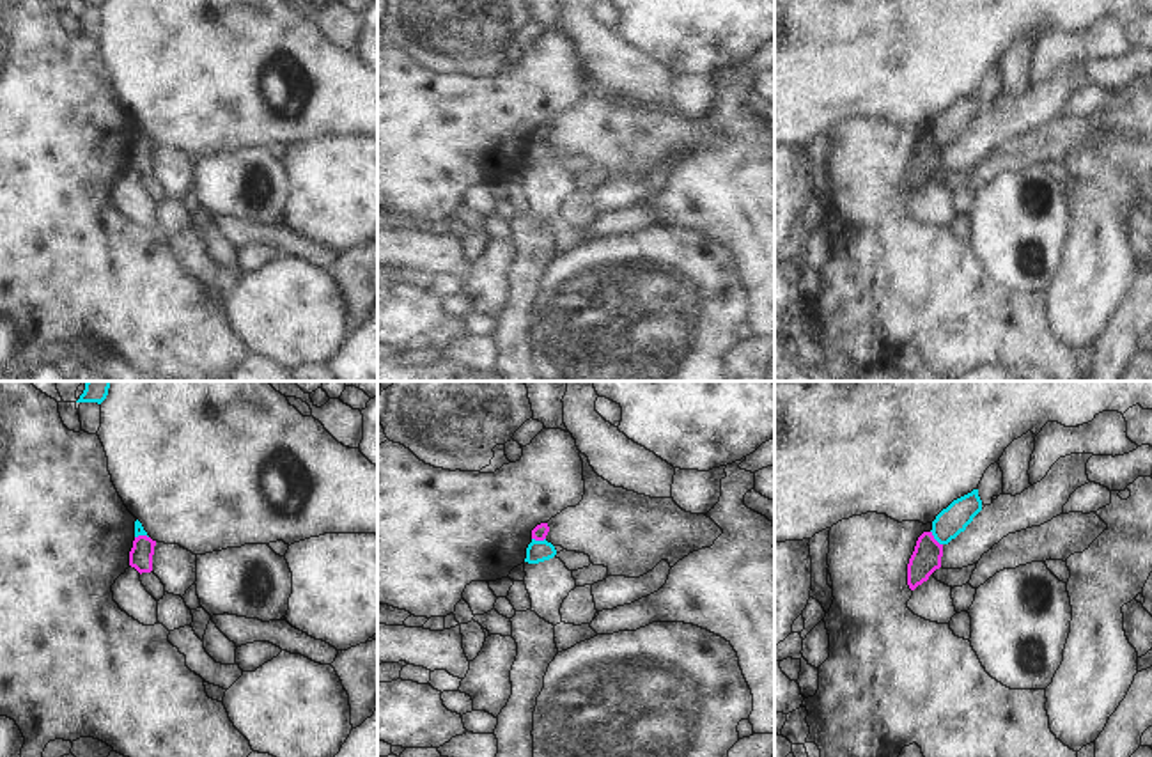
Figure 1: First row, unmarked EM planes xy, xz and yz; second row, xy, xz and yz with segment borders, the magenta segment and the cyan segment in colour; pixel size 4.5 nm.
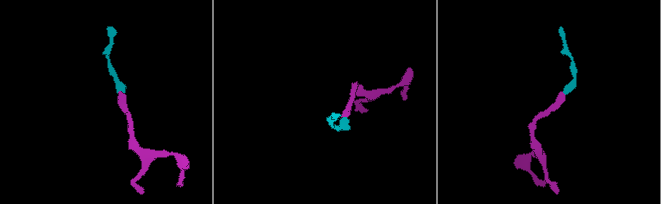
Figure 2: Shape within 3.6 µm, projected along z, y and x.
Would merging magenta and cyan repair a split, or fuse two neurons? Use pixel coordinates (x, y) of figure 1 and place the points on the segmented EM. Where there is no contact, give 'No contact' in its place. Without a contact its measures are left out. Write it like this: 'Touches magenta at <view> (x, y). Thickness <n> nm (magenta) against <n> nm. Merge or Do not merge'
Touches magenta at yz (933, 538). Thickness 140 nm (magenta) against 140 nm. Do not merge

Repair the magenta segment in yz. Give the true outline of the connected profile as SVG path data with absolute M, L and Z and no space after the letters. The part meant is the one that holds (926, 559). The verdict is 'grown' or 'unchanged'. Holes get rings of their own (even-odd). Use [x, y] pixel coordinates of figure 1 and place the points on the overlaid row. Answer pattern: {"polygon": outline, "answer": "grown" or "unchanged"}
{"polygon": "M923 532L907 564L907 585L911 590L927 581L941 567L941 557L943 544L934 539L932 532Z", "answer": "unchanged"}

